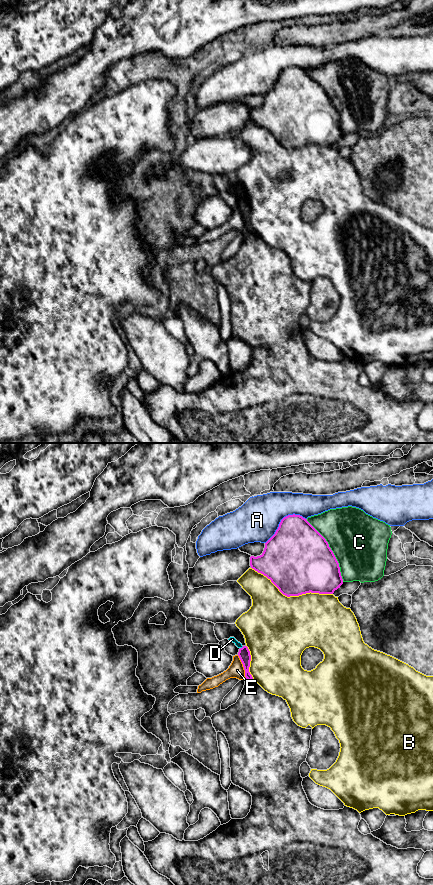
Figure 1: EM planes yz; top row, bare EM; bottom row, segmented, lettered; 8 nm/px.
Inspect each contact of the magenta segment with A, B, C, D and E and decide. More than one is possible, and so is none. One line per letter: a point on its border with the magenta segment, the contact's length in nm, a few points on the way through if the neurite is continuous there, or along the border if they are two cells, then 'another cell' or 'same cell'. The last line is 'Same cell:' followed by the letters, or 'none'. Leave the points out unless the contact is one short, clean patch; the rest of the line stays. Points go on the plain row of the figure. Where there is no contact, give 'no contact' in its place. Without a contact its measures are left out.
A: yz (282, 71) | 400 nm | another cell
B: yz (291, 147) | 700 nm | another cell
C: yz (331, 102) | 600 nm | another cell
D: yz (242, 199) | 40 nm | along yz (243, 198), (240, 200) | another cell
E: yz (243, 218) | 200 nm | another cell
Same cell: none

